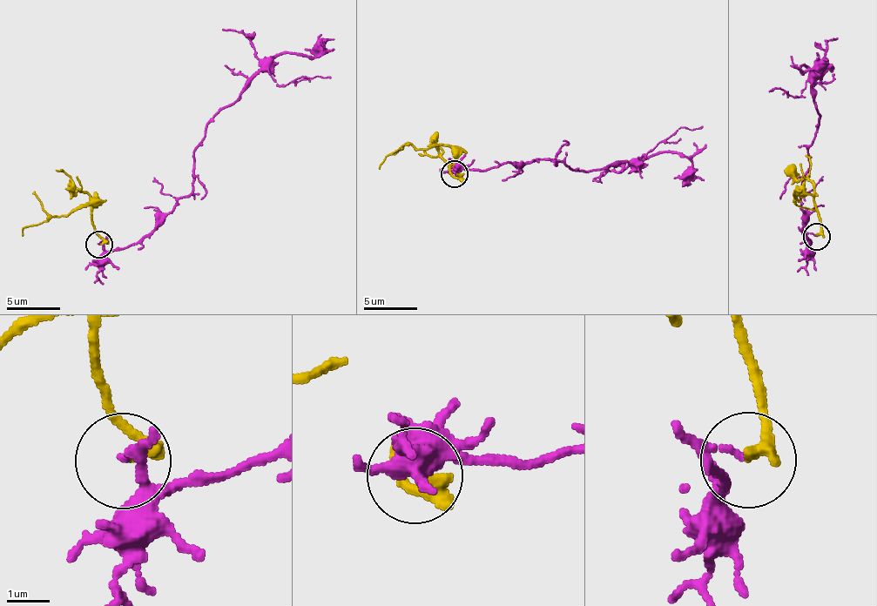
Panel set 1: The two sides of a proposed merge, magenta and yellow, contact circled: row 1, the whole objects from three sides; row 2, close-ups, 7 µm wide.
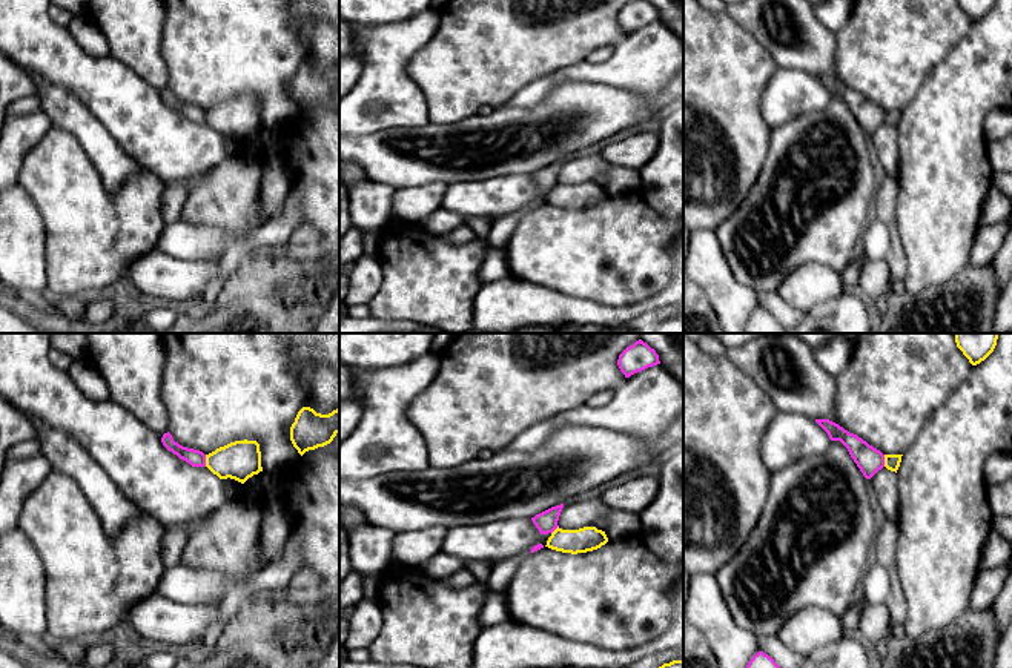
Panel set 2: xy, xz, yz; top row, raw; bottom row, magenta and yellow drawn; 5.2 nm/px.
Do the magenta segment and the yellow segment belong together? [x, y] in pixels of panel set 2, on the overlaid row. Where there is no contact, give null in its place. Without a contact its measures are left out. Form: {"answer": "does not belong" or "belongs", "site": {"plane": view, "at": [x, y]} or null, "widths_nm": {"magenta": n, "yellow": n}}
{"answer": "does not belong", "site": {"plane": "xy", "at": [205, 461]}, "widths_nm": {"magenta": 90, "yellow": 200}}

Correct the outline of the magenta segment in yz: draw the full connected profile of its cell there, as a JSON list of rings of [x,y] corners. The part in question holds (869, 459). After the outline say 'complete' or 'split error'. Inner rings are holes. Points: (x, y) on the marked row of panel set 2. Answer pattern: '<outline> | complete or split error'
[[[815,419],[815,422],[828,433],[831,441],[840,441],[848,448],[866,479],[871,479],[885,467],[885,455],[857,435],[829,419]]] | complete

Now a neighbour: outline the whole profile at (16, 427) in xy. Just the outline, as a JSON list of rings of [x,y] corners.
[[[0,396],[0,479],[8,450],[29,439],[38,439],[37,427],[29,421],[26,412]]]

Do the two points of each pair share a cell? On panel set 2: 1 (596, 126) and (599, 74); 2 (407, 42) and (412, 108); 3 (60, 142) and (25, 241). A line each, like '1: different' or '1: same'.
1: different
2: same
3: different

